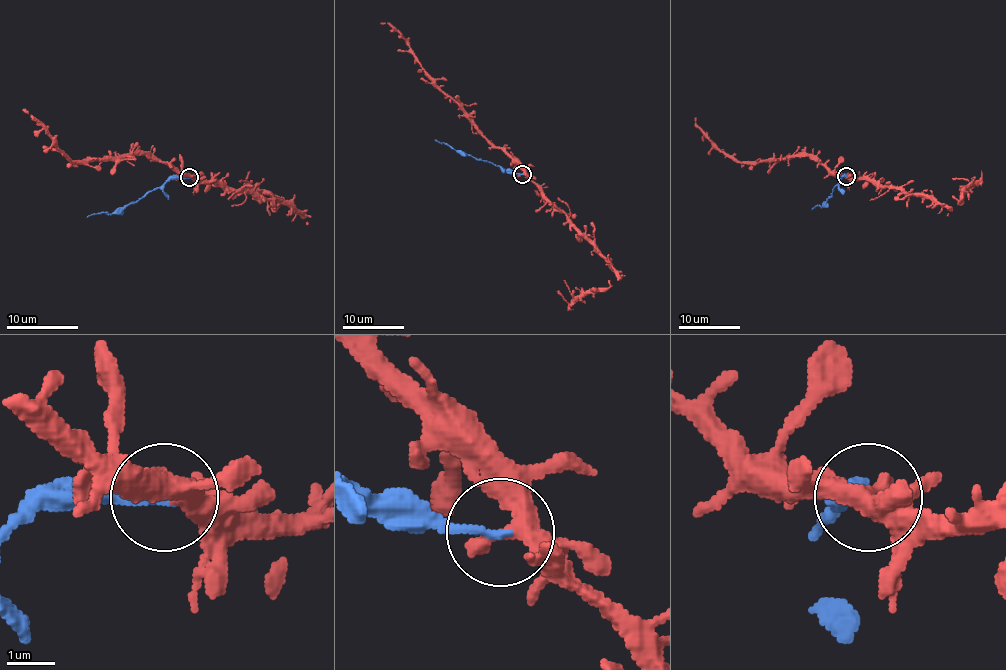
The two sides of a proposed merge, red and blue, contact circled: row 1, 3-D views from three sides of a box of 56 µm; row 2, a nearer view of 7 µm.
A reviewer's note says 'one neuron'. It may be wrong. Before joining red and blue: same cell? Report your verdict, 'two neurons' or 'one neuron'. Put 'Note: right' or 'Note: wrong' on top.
Note: wrong
two neurons

